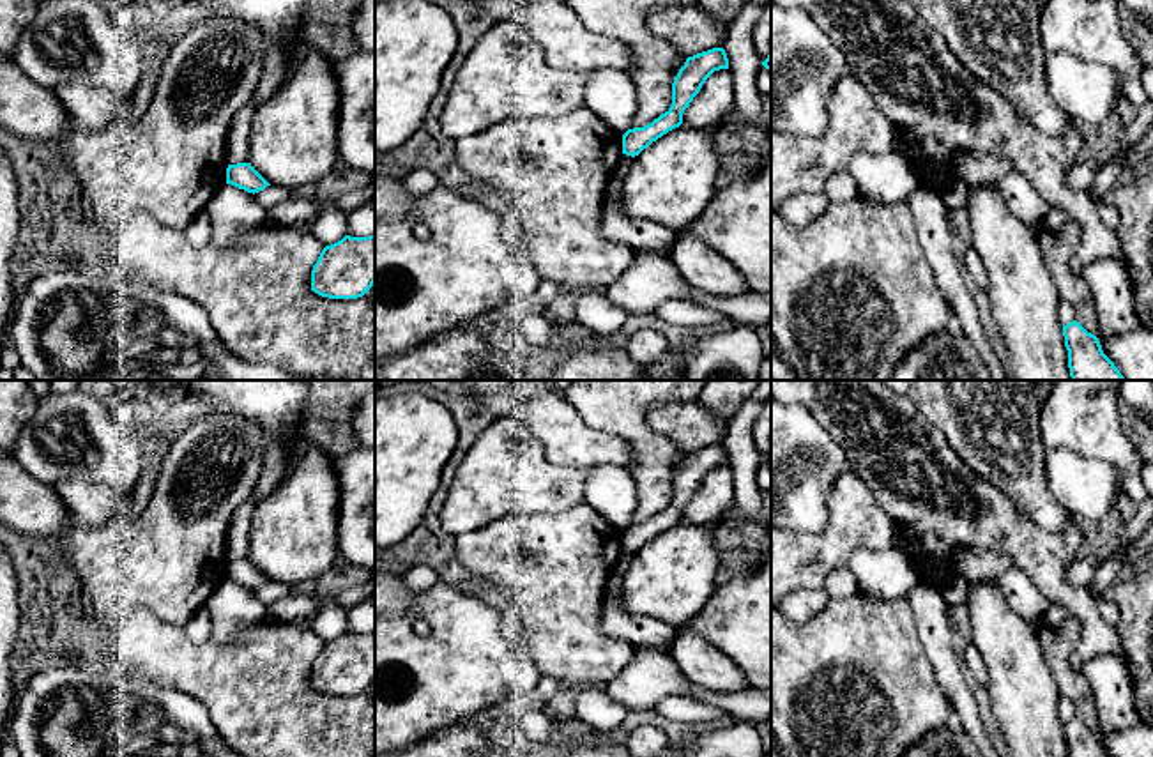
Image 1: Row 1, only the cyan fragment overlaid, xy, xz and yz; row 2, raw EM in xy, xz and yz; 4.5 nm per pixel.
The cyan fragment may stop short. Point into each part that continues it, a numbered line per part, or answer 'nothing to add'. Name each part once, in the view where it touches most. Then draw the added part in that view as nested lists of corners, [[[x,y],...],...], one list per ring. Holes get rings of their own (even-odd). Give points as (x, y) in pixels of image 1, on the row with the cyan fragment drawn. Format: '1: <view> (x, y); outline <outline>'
nothing to add

